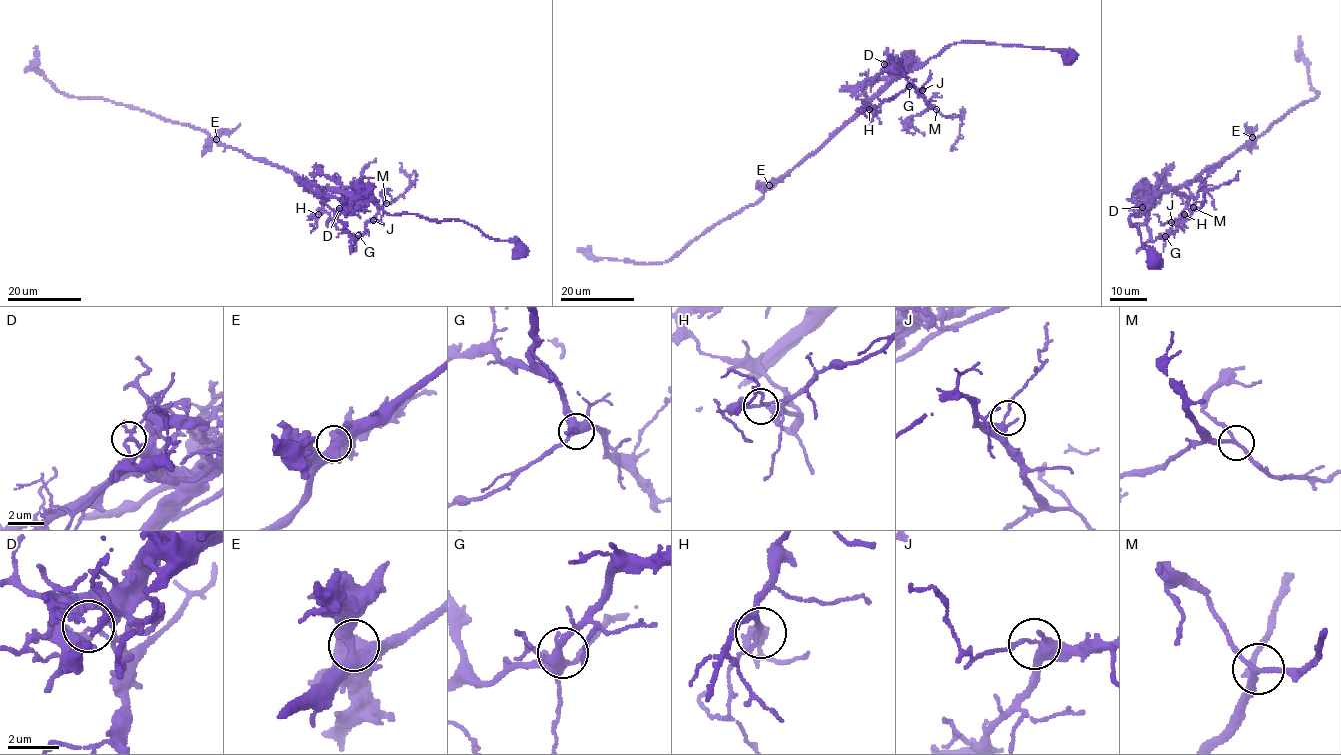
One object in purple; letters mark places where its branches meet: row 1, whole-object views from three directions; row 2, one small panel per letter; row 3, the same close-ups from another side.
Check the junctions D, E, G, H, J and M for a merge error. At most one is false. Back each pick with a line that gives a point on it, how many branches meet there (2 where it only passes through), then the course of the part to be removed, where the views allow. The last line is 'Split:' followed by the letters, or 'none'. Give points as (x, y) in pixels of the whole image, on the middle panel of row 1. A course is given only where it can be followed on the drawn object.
D: (884, 64) | 4 | (884, 64), (883, 69), (901, 72), (930, 107), (946, 116), (961, 118), (960, 136), (951, 150)
Split: D

